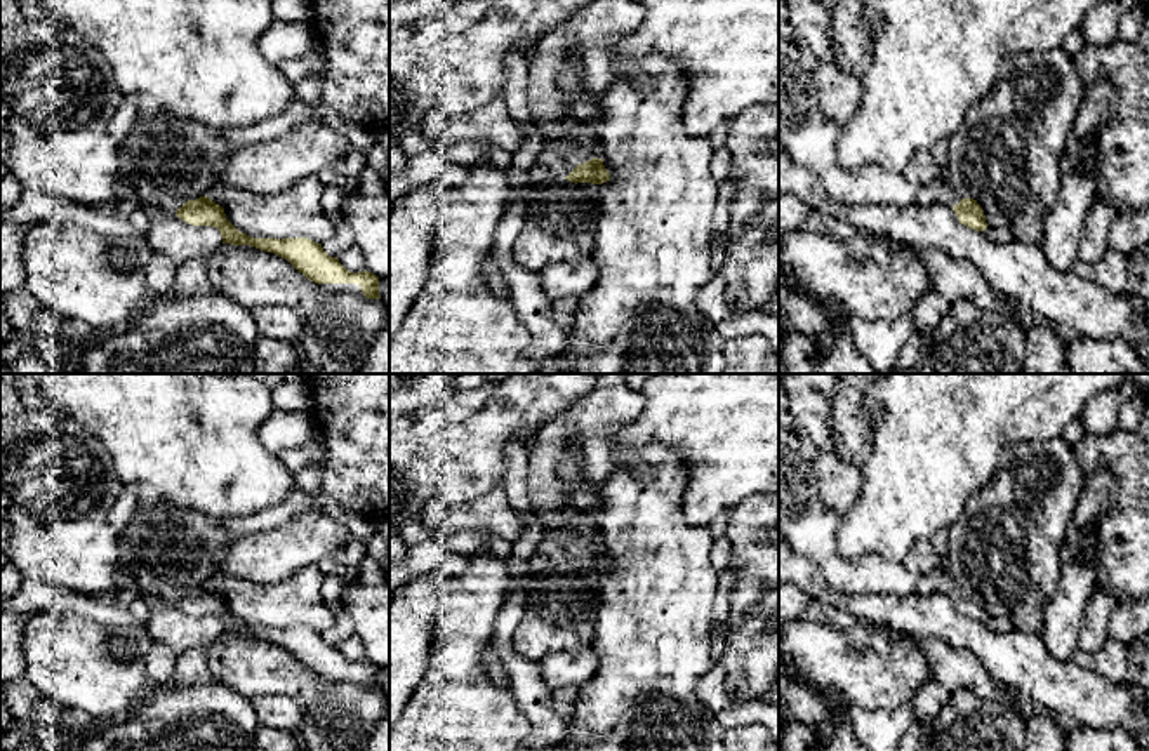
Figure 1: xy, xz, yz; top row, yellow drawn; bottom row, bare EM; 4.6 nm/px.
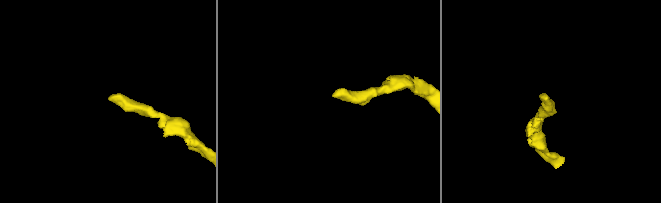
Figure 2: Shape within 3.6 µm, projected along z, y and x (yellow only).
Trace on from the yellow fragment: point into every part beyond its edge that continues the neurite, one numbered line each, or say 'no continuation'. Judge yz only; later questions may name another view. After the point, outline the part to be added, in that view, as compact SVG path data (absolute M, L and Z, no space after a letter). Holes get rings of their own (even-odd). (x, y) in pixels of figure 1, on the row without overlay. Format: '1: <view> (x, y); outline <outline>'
1: yz (939, 581); outline M935 568L923 574L918 581L916 593L920 595L946 595L953 596L963 588L956 584L947 568Z

